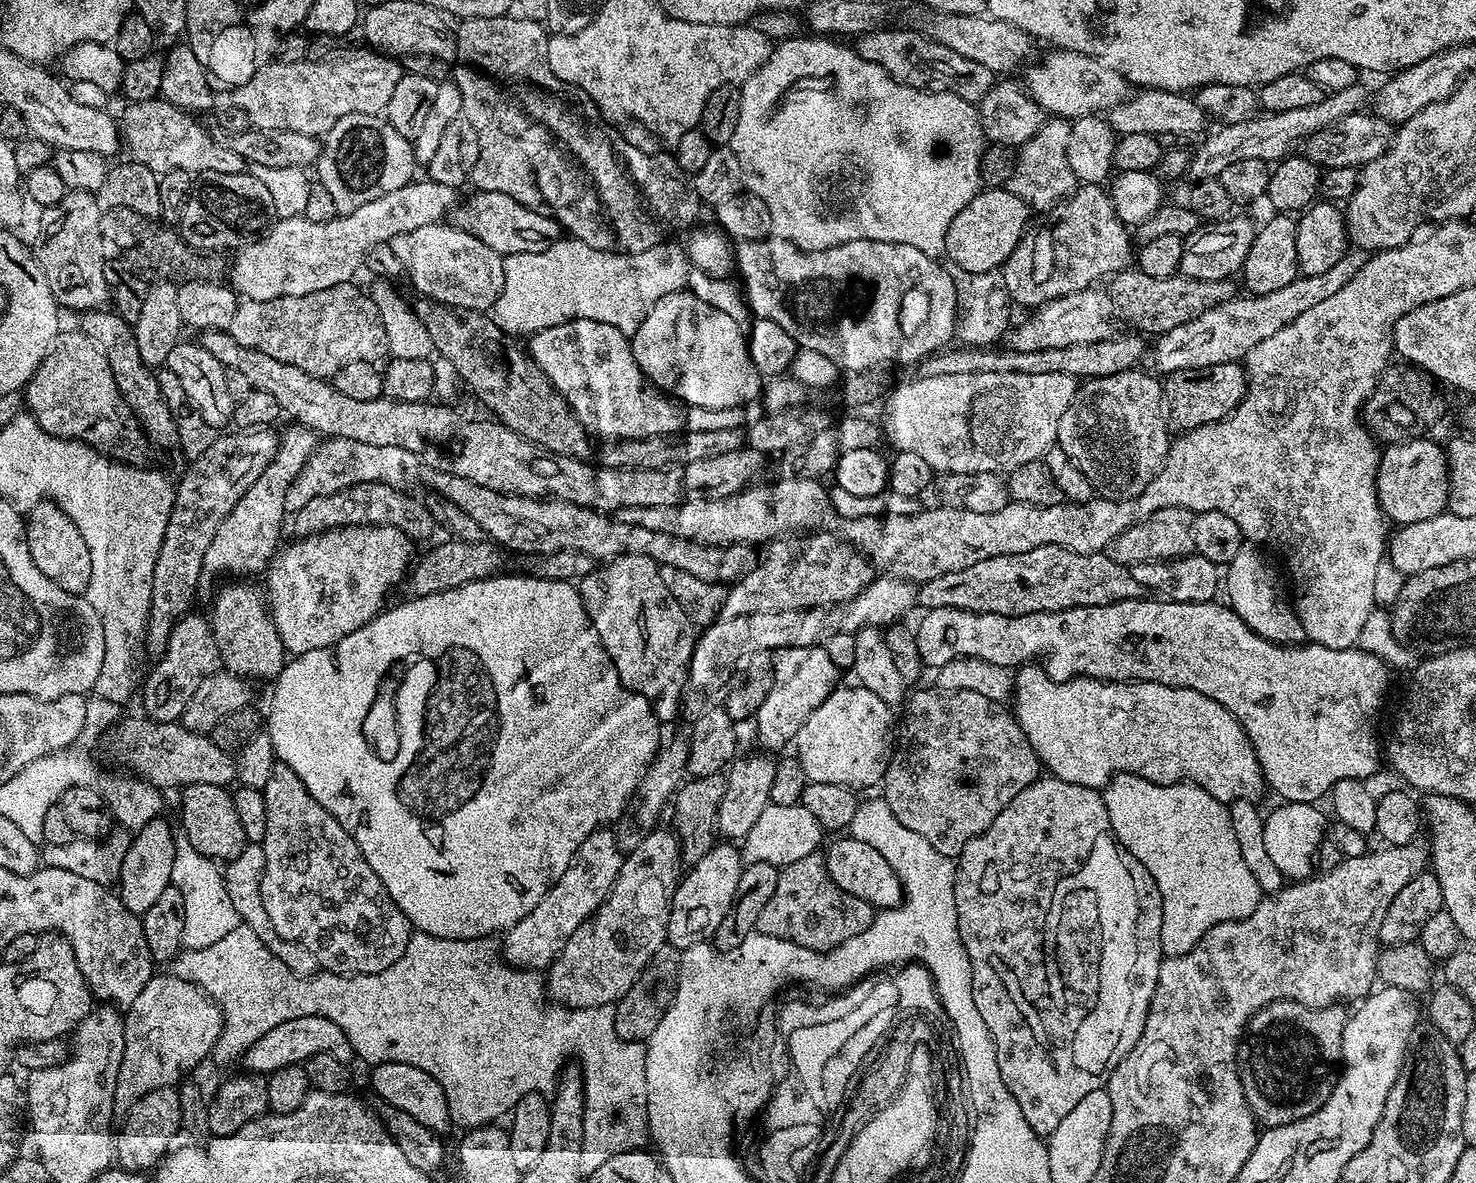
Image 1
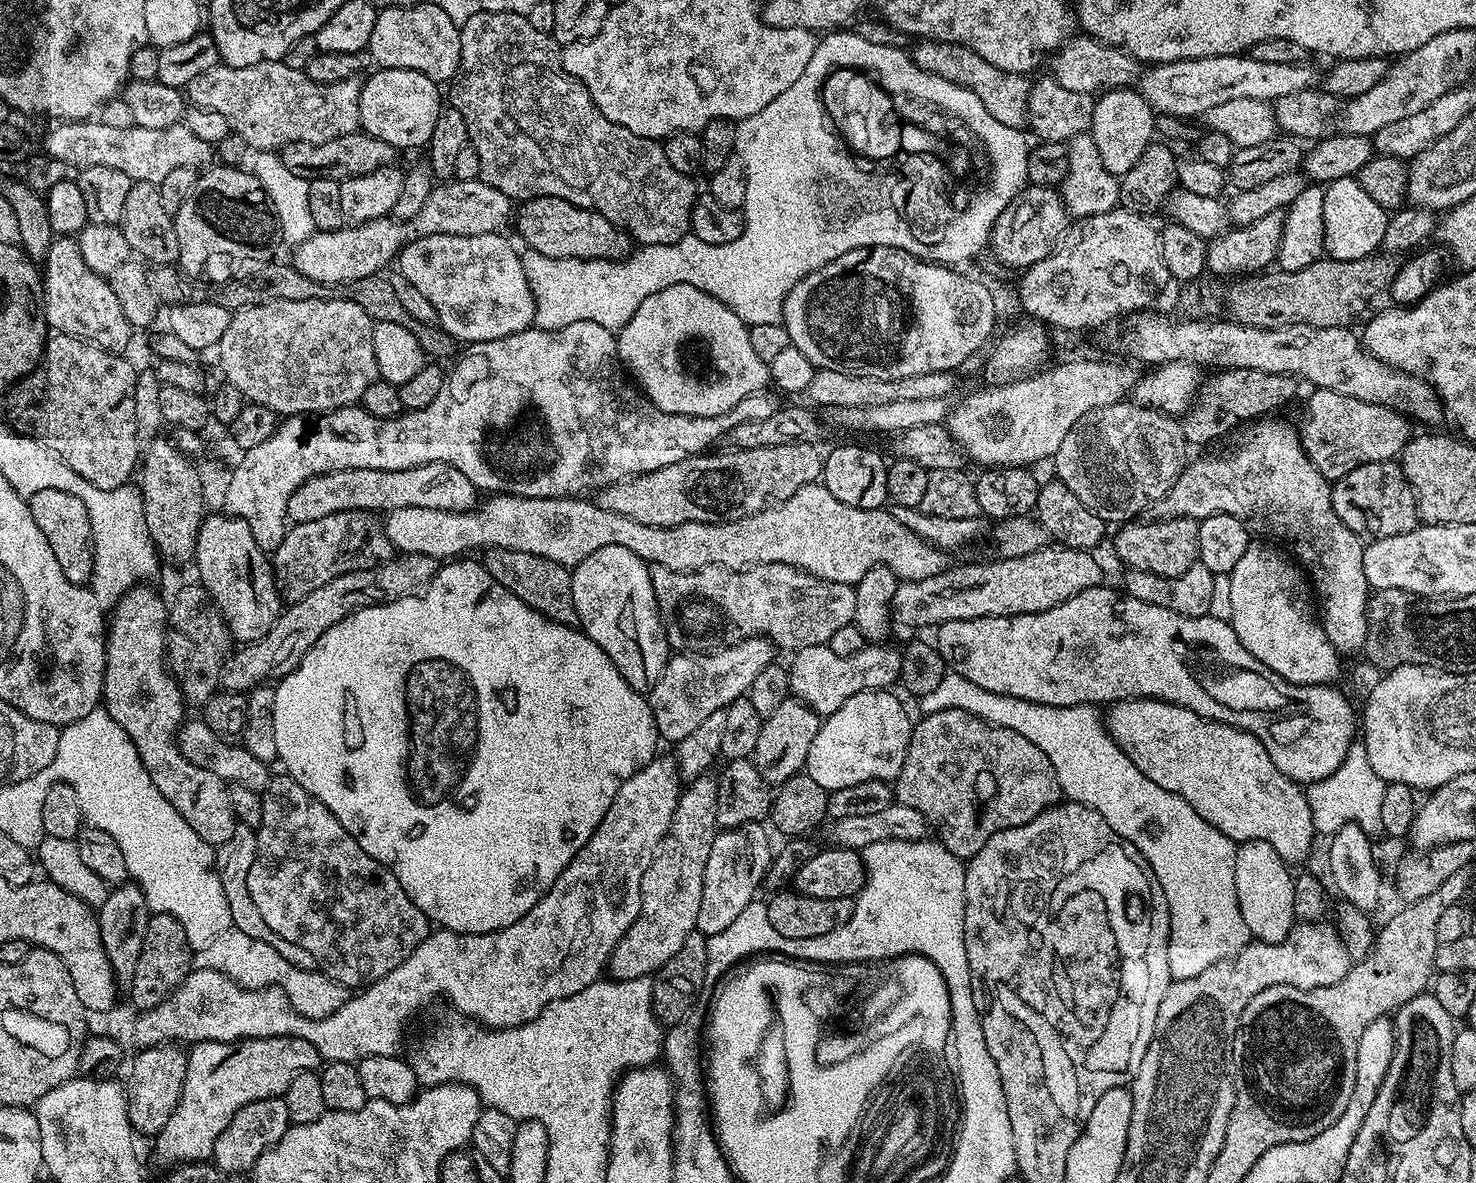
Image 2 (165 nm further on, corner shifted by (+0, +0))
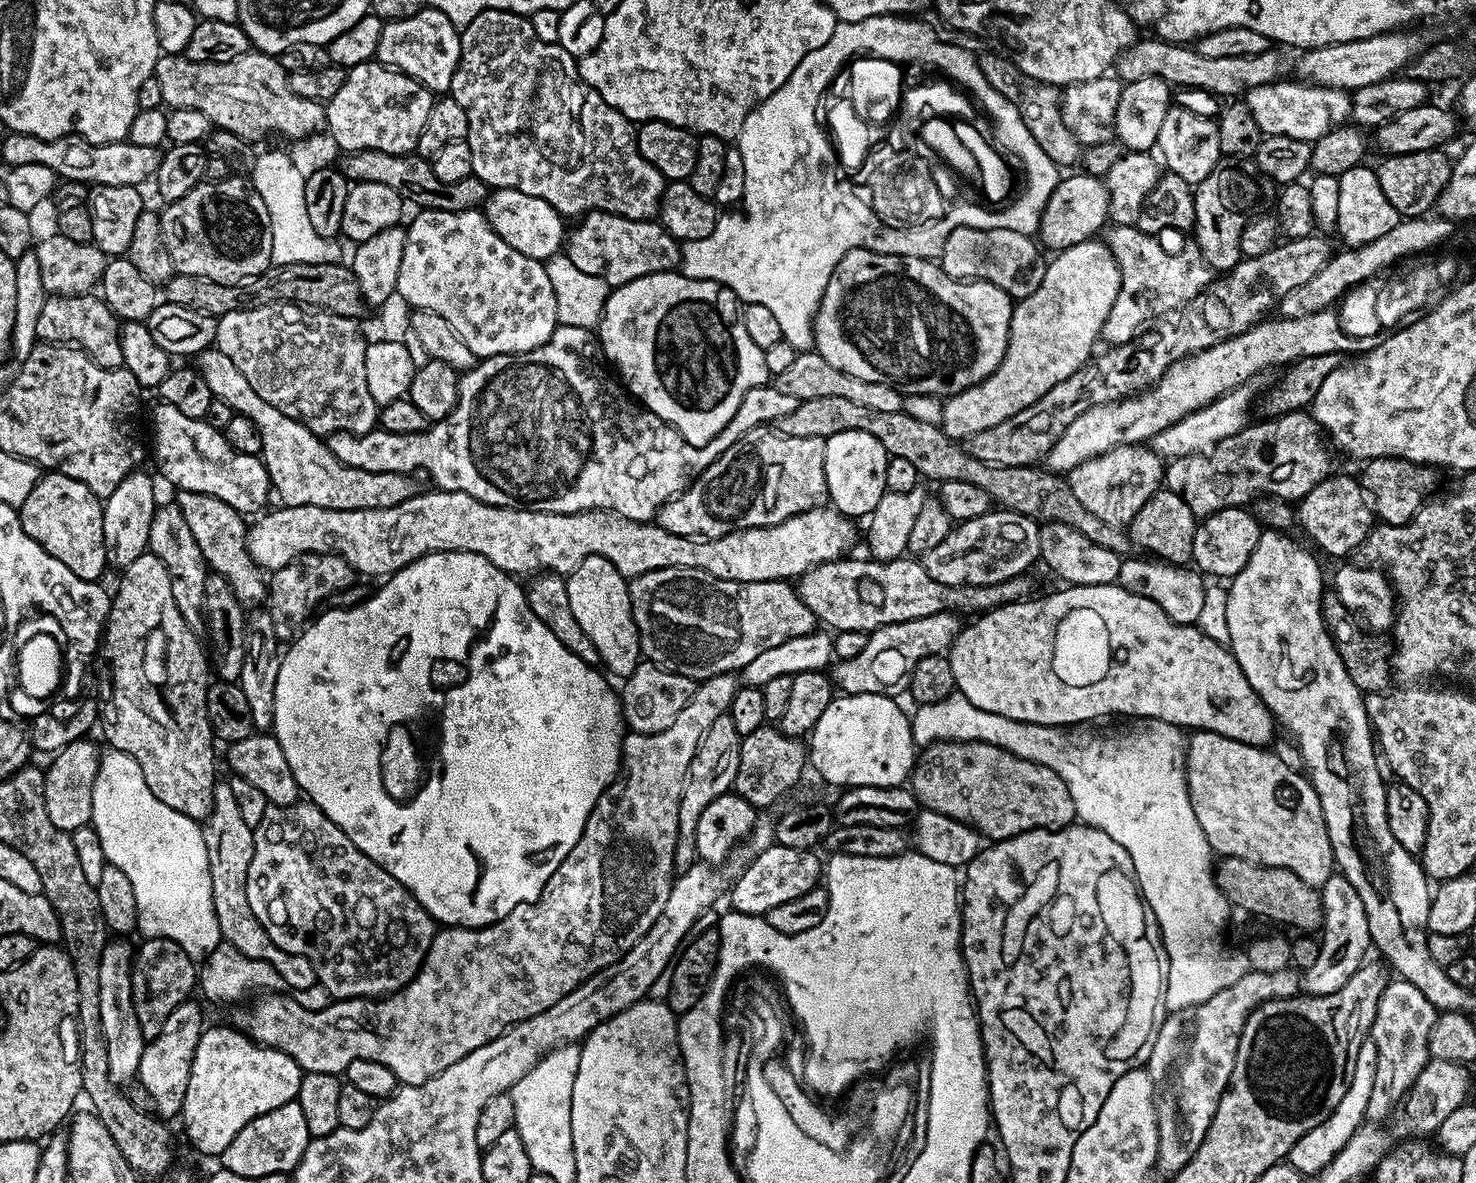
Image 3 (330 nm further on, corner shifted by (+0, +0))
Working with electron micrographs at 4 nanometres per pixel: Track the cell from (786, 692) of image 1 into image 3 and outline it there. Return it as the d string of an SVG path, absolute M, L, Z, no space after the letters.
M939 612L926 618L914 618L910 622L882 626L878 631L868 633L866 647L856 657L841 660L831 669L831 679L844 694L899 697L899 692L907 693L911 689L914 666L918 666L922 658L947 653L952 647L962 629L960 620L955 612Z

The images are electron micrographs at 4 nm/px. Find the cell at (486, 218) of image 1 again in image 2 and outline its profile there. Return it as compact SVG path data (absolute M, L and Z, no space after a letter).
M535 196L533 200L523 201L519 205L518 211L514 216L514 224L516 220L516 232L525 241L523 242L527 247L532 248L538 254L546 254L550 258L578 258L579 260L618 260L628 255L629 252L633 251L634 241L628 233L624 232L621 228L616 228L606 218L602 218L600 212L594 211L592 208L583 208L582 206L574 206L570 202L566 202L562 198L550 198L549 196Z

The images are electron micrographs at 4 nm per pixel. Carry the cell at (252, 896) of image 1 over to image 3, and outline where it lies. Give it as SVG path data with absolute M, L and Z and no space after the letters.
M218 782L214 786L214 806L208 819L203 821L202 827L206 838L206 854L210 862L214 914L218 918L223 943L234 946L234 950L255 960L257 965L271 968L277 977L281 976L292 987L289 989L293 993L317 984L312 963L298 954L290 954L274 946L271 931L264 928L258 918L254 918L254 910L250 910L250 902L246 902L246 874L250 870L250 858L254 858L254 829L246 826L246 821L238 810L238 802L234 799L234 790L230 790L227 782Z

